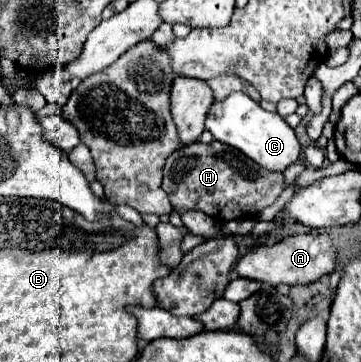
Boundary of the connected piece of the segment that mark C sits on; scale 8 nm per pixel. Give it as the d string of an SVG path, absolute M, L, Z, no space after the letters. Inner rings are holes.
M243 91L231 93L225 101L215 101L207 115L205 127L217 141L239 149L243 155L247 155L267 171L283 173L291 163L299 159L301 153L301 145L295 137L295 131L281 119L281 115L261 109L259 103L249 99L249 95Z

